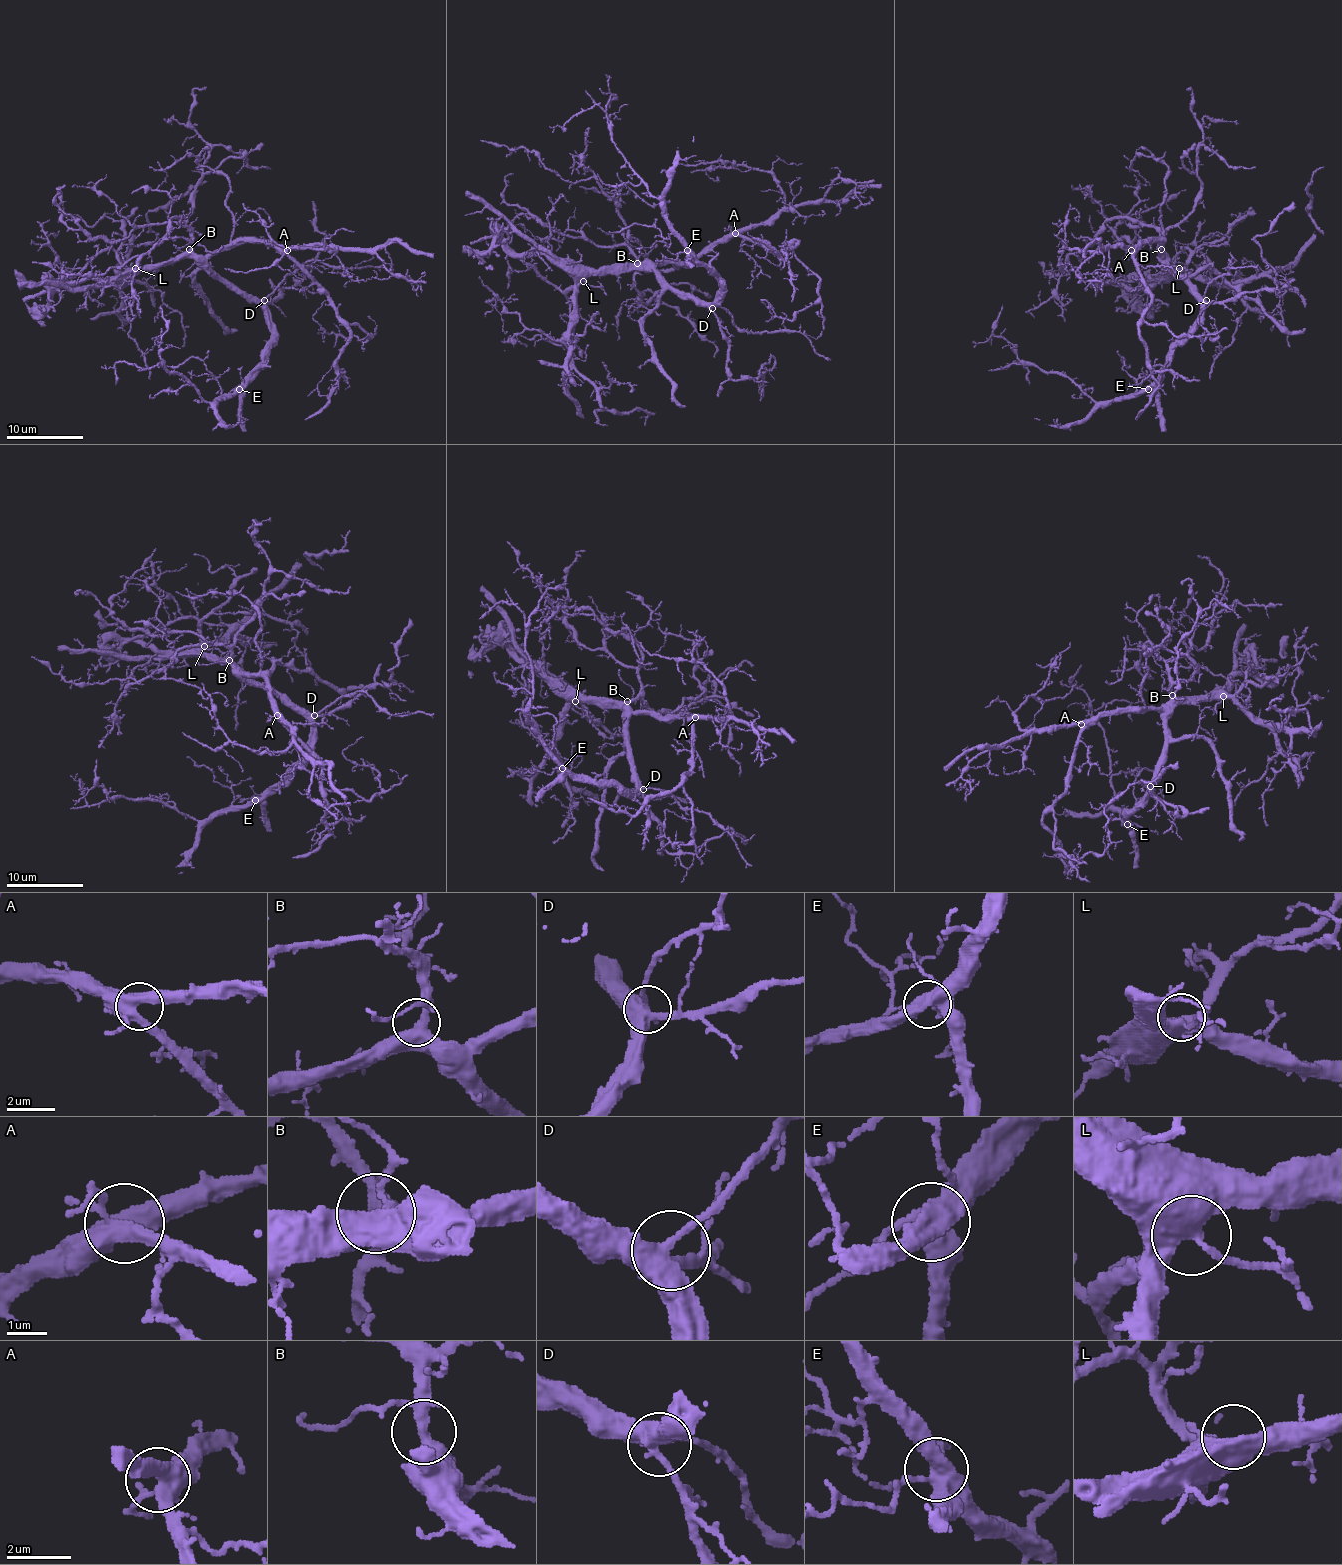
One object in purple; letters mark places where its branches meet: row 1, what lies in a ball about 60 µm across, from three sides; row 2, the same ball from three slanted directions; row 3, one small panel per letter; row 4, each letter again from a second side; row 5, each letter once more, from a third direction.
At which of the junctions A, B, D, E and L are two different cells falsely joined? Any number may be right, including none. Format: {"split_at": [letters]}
{"split_at": []}

